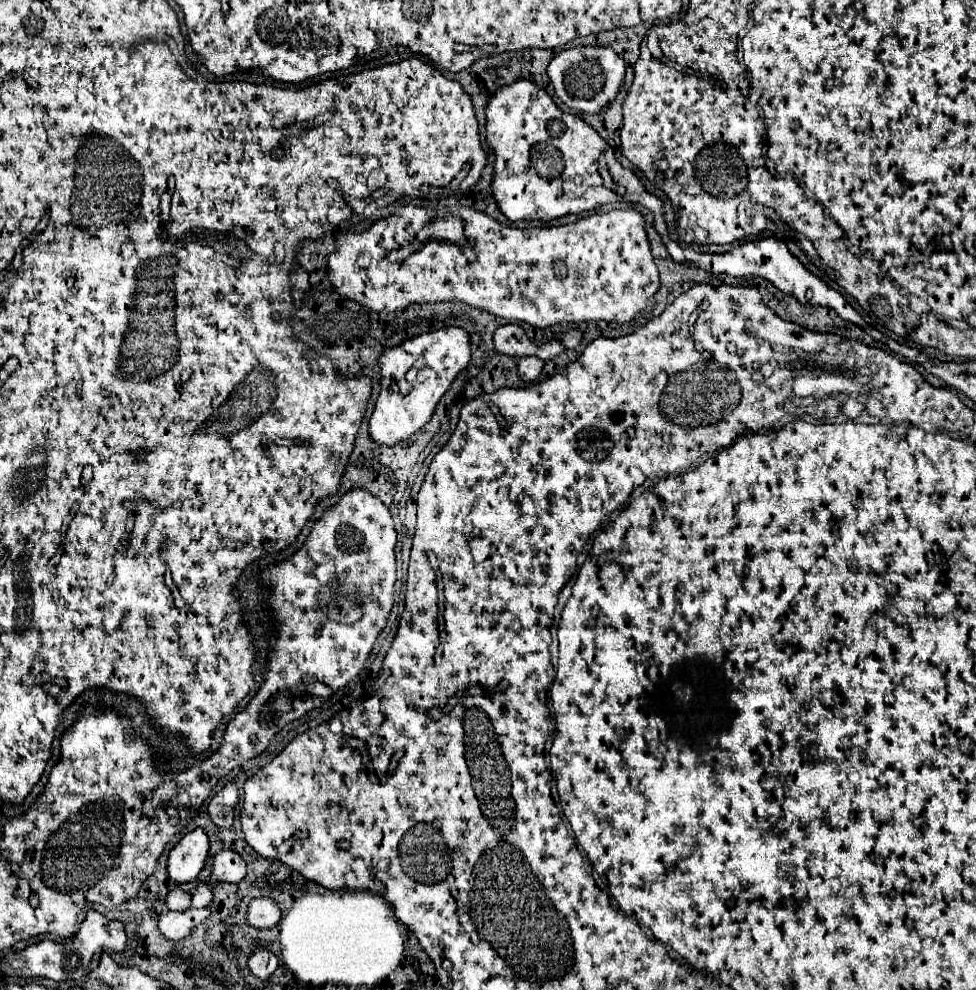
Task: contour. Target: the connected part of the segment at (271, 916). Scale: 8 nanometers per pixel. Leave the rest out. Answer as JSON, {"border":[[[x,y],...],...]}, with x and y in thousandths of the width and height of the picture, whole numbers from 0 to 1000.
{"border":[[[262,907],[254,915],[252,933],[258,937],[279,937],[287,929],[287,917],[277,907]]]}

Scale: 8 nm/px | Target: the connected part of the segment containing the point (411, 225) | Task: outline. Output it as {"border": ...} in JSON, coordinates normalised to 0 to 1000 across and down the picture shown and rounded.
{"border":[[[414,208],[410,216],[387,222],[379,232],[371,236],[355,234],[344,242],[344,255],[336,265],[336,281],[344,295],[369,305],[383,315],[406,315],[418,311],[422,305],[455,305],[473,303],[482,309],[494,311],[506,319],[523,325],[539,325],[547,331],[561,331],[574,325],[645,325],[656,313],[662,311],[672,297],[676,283],[674,271],[666,257],[666,244],[660,232],[660,218],[652,212],[625,212],[621,216],[607,216],[588,226],[566,230],[523,230],[486,210],[473,210],[473,216],[463,212],[475,224],[475,240],[486,251],[488,263],[481,265],[475,255],[461,244],[441,242],[432,251],[420,257],[414,265],[402,265],[398,259],[402,253],[418,248],[430,230],[443,226],[449,216],[436,210]]]}

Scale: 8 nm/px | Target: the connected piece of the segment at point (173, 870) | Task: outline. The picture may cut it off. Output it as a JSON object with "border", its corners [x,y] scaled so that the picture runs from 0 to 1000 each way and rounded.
{"border":[[[207,836],[193,840],[176,859],[172,867],[172,885],[174,889],[189,893],[197,891],[209,877],[213,865],[213,844]]]}

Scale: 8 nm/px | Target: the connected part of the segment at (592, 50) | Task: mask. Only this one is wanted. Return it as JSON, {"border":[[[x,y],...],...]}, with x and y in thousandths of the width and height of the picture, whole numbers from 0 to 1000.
{"border":[[[617,46],[582,48],[570,55],[561,65],[561,77],[570,97],[588,113],[615,113],[619,107],[623,107],[635,91],[639,73],[639,61],[627,48]]]}

